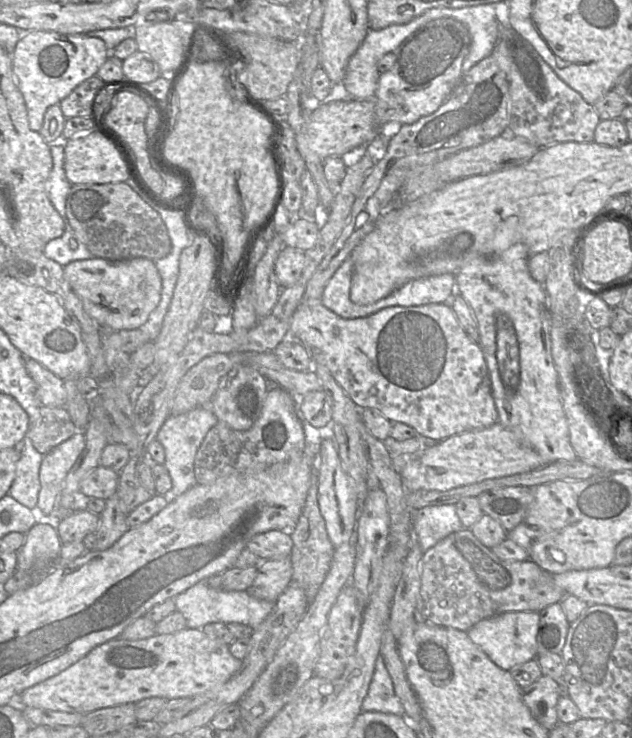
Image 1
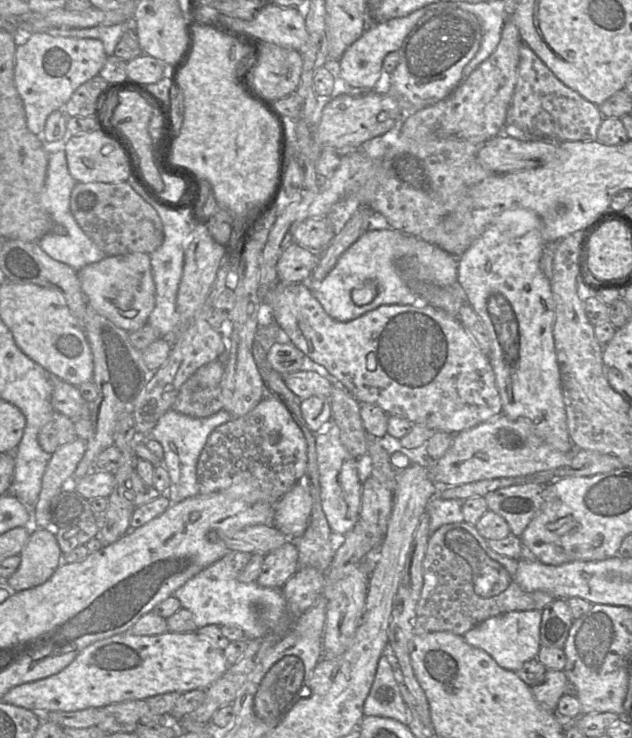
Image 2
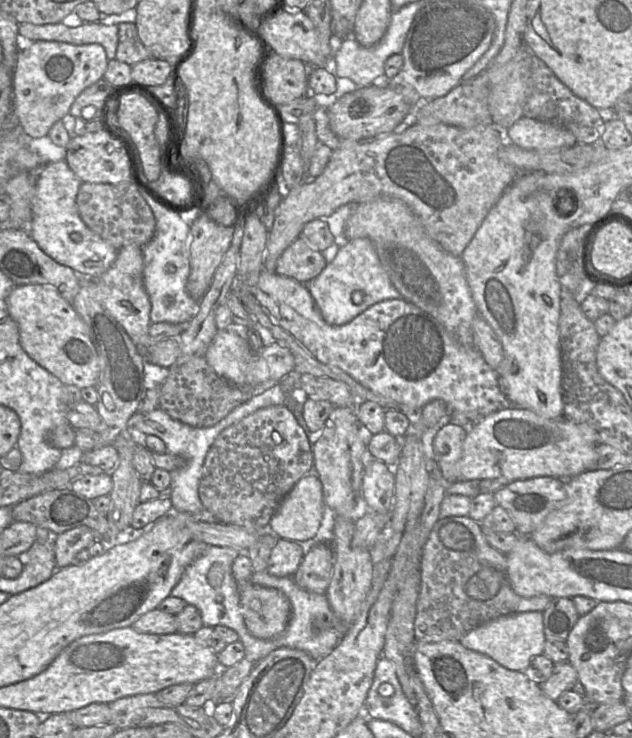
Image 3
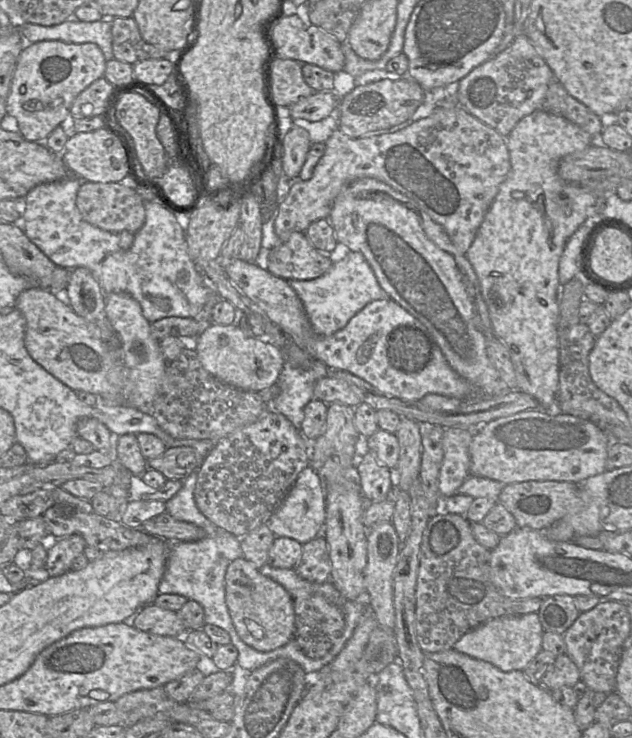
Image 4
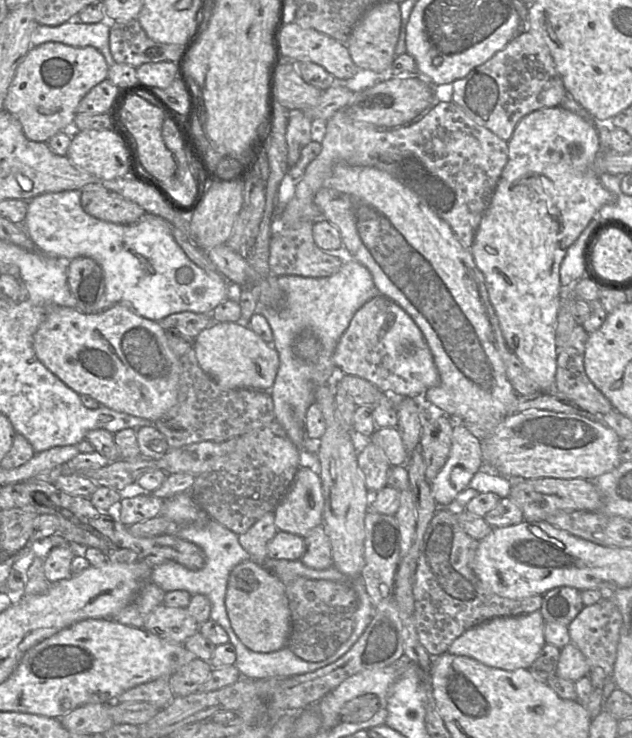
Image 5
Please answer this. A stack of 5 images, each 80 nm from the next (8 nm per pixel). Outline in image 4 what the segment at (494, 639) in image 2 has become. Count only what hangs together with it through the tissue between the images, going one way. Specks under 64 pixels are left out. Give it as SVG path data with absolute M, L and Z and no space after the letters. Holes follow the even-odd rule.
M538 613L493 618L464 634L453 646L457 652L489 662L504 672L523 671L542 650L543 627Z

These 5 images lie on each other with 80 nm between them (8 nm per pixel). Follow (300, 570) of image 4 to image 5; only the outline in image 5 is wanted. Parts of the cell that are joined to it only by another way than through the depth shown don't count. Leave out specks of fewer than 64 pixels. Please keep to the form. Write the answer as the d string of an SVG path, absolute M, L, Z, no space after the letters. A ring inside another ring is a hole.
M323 524L311 529L305 536L305 551L300 561L307 567L324 570L333 566L332 549Z

